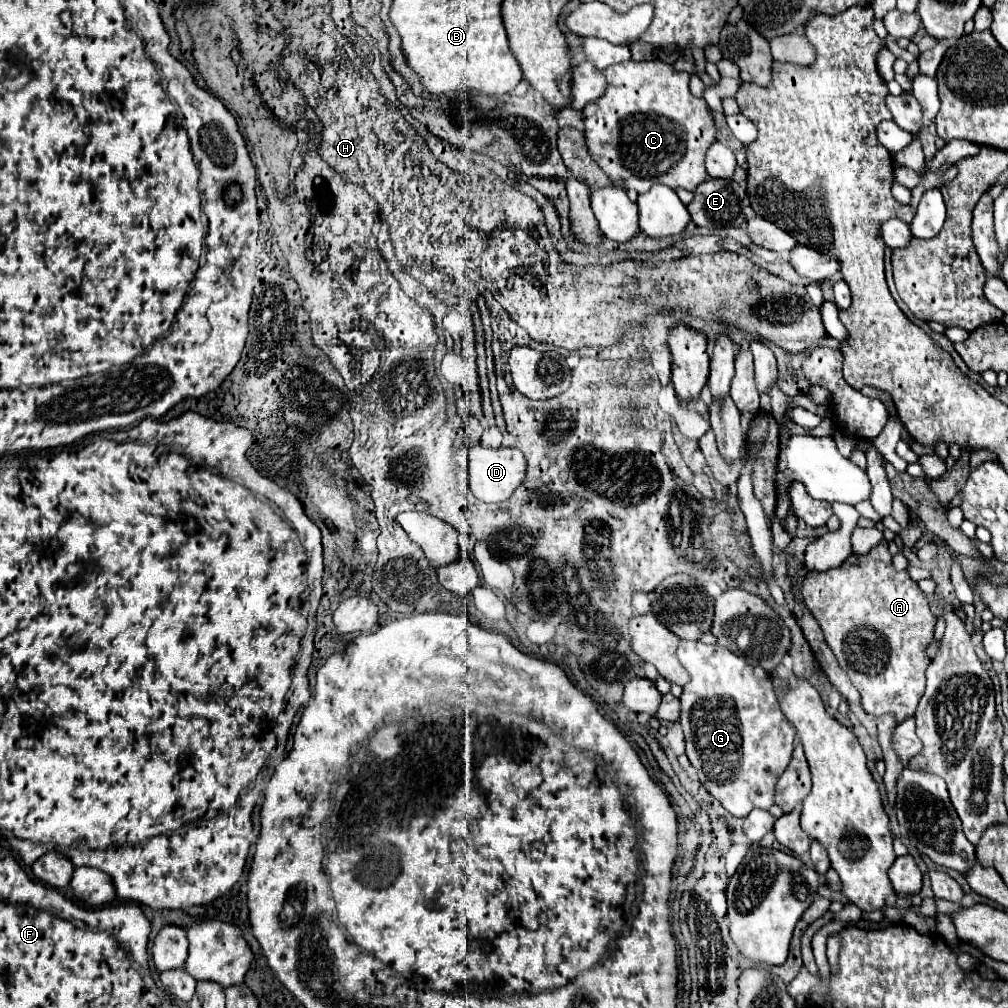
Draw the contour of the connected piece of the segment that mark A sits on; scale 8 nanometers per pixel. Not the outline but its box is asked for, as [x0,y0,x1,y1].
[804,541,936,723]

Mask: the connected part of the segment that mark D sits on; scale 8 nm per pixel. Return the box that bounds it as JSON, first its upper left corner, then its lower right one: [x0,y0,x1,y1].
[468,445,526,503]

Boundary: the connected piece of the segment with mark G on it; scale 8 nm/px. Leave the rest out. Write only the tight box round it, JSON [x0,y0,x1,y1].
[678,641,796,817]

